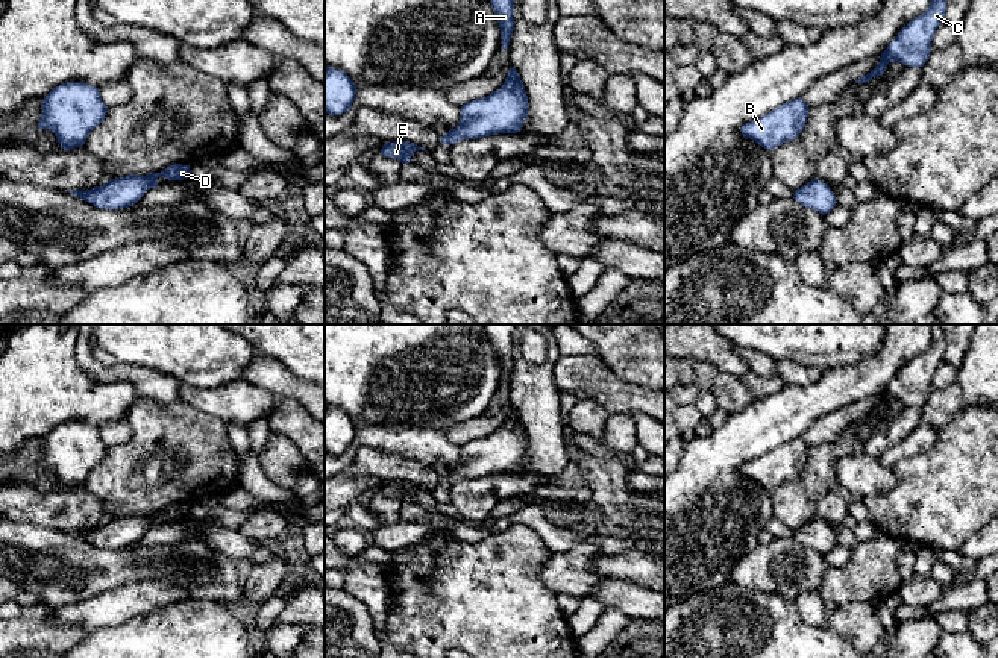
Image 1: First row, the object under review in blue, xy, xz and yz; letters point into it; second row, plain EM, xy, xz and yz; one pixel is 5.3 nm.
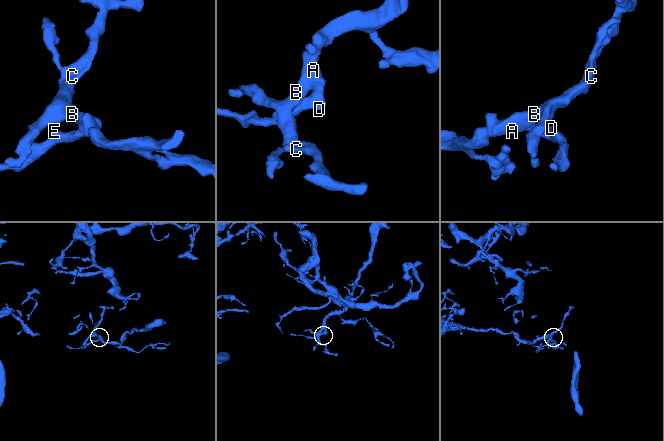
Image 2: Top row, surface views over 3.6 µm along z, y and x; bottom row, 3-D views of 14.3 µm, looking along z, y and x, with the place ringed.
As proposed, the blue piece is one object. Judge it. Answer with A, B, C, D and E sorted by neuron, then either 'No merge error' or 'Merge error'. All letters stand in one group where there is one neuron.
Groups: A B C D E. No merge error

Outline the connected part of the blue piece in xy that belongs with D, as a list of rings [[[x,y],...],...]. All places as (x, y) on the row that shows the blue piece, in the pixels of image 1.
[[[174,164],[161,173],[150,173],[146,176],[126,176],[106,182],[103,186],[91,190],[68,191],[96,208],[121,209],[135,205],[147,190],[158,186],[158,177],[162,176],[168,180],[184,180],[191,176],[190,165]]]

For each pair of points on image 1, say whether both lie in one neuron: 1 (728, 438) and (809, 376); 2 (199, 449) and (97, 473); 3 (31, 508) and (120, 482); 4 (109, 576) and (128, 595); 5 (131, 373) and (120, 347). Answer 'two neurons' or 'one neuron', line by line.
1: two neurons
2: one neuron
3: two neurons
4: two neurons
5: two neurons

